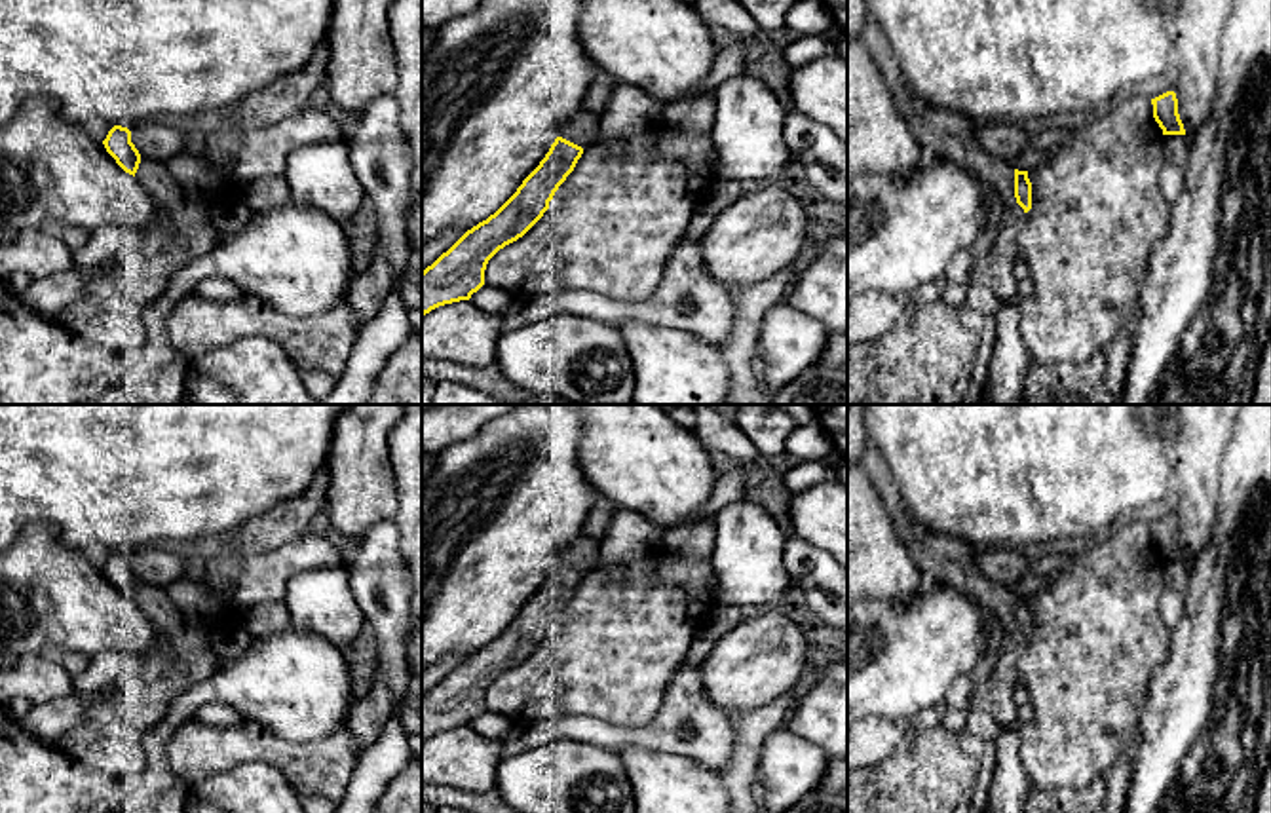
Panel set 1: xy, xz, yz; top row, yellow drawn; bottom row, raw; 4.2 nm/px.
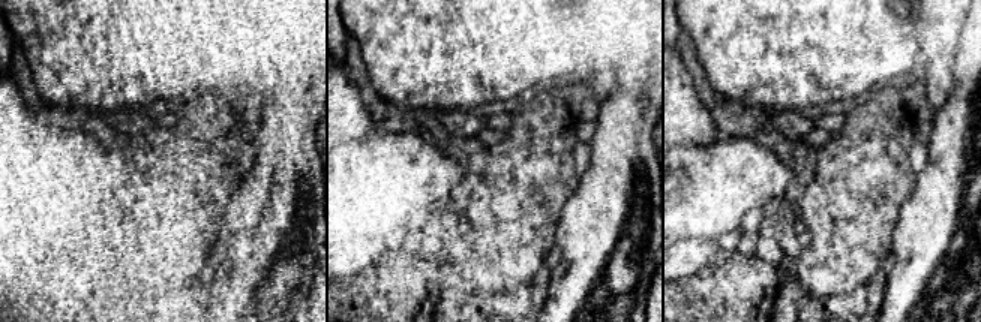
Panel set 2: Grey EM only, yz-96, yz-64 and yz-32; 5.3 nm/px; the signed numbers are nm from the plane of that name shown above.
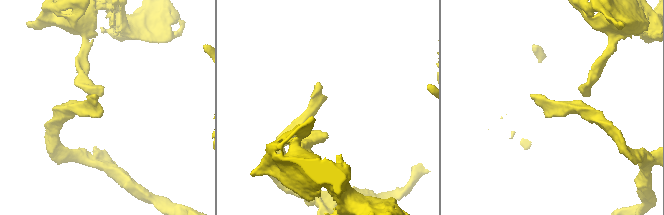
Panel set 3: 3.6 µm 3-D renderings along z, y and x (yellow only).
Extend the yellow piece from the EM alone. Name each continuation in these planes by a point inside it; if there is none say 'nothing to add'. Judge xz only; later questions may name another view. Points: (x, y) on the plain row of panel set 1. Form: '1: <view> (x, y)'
1: xz (582, 555)

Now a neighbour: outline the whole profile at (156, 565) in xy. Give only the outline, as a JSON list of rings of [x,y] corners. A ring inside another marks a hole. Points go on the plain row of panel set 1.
[[[167,547],[139,549],[135,574],[141,581],[165,587],[184,577],[186,558]]]

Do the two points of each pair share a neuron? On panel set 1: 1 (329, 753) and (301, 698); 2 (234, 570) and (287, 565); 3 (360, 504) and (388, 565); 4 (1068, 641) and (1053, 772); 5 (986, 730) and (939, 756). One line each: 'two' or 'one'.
1: two
2: one
3: two
4: one
5: two

